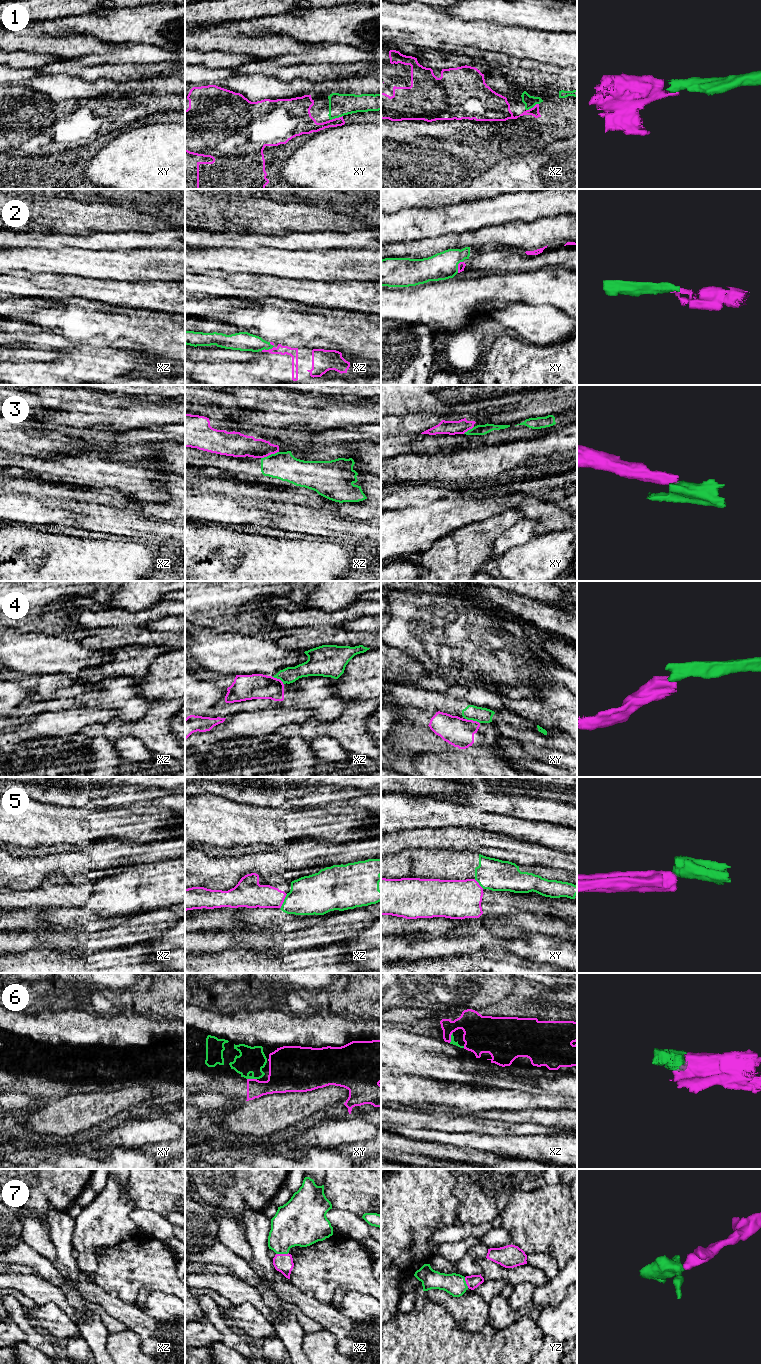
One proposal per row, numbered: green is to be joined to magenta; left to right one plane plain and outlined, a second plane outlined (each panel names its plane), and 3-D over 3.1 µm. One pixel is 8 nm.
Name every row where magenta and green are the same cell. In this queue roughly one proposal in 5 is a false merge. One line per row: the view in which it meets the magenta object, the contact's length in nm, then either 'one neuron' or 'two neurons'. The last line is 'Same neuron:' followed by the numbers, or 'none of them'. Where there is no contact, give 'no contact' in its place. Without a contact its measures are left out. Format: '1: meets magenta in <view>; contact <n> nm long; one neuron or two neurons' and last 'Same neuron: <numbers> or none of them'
1: meets magenta in xy; contact 110 nm long; one neuron
2: meets magenta in xz; contact 110 nm long; one neuron
3: meets magenta in xz; contact 160 nm long; two neurons
4: meets magenta in xy; contact 130 nm long; two neurons
5: meets magenta in xz; contact 130 nm long; one neuron
6: meets magenta in xz; contact 90 nm long; one neuron
7: meets magenta in xz; contact 110 nm long; one neuron
Same neuron: 1, 2, 5, 6, 7

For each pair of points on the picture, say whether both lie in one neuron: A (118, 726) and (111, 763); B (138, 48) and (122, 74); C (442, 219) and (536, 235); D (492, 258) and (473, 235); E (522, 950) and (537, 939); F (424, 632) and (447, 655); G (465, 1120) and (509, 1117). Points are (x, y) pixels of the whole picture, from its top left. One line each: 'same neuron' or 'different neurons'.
A: different neurons
B: different neurons
C: different neurons
D: different neurons
E: same neuron
F: same neuron
G: different neurons

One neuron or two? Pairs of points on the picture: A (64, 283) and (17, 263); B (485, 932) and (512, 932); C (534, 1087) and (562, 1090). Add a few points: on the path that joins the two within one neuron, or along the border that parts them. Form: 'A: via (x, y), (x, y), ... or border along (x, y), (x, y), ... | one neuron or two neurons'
A: border along (16, 270), (52, 272), (62, 275) | two neurons
B: via (492, 932), (505, 932) | one neuron
C: via (541, 1087), (555, 1087) | one neuron

